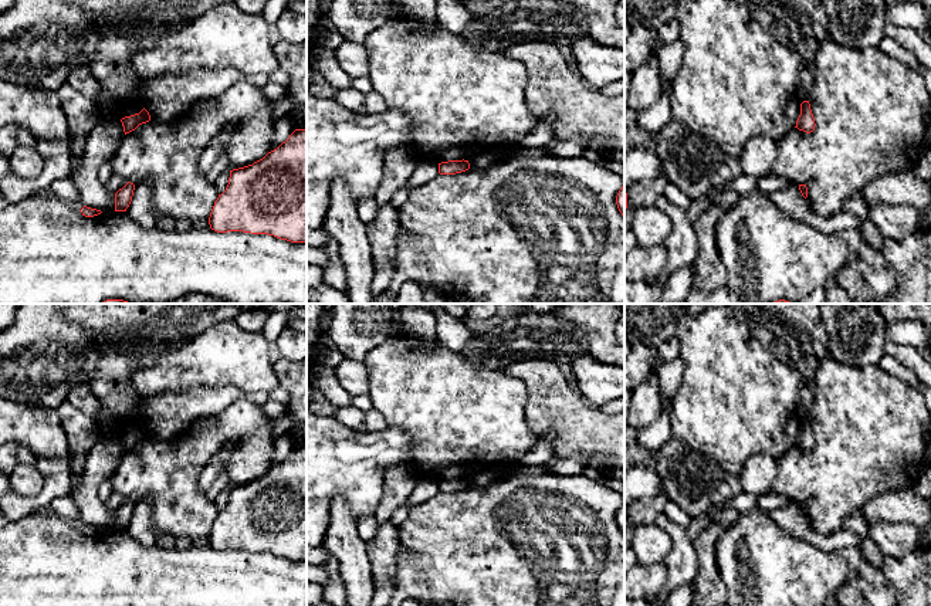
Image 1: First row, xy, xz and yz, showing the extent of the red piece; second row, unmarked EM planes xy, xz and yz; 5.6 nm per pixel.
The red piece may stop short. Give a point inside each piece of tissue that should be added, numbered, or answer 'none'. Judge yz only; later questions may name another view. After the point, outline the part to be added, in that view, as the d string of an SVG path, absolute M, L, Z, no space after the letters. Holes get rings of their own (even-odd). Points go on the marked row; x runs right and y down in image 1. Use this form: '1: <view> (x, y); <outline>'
none

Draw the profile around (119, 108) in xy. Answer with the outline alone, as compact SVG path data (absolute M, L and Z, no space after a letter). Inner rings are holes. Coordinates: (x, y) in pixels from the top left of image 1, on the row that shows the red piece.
M102 85L94 102L97 104L99 111L109 108L112 112L112 119L119 119L119 121L125 116L139 114L143 109L141 101L138 99L138 95L132 99L116 99Z

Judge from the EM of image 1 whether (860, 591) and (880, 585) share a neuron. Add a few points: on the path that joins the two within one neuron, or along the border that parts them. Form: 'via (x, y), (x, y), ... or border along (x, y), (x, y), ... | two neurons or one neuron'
via (865, 591), (876, 589) | one neuron

